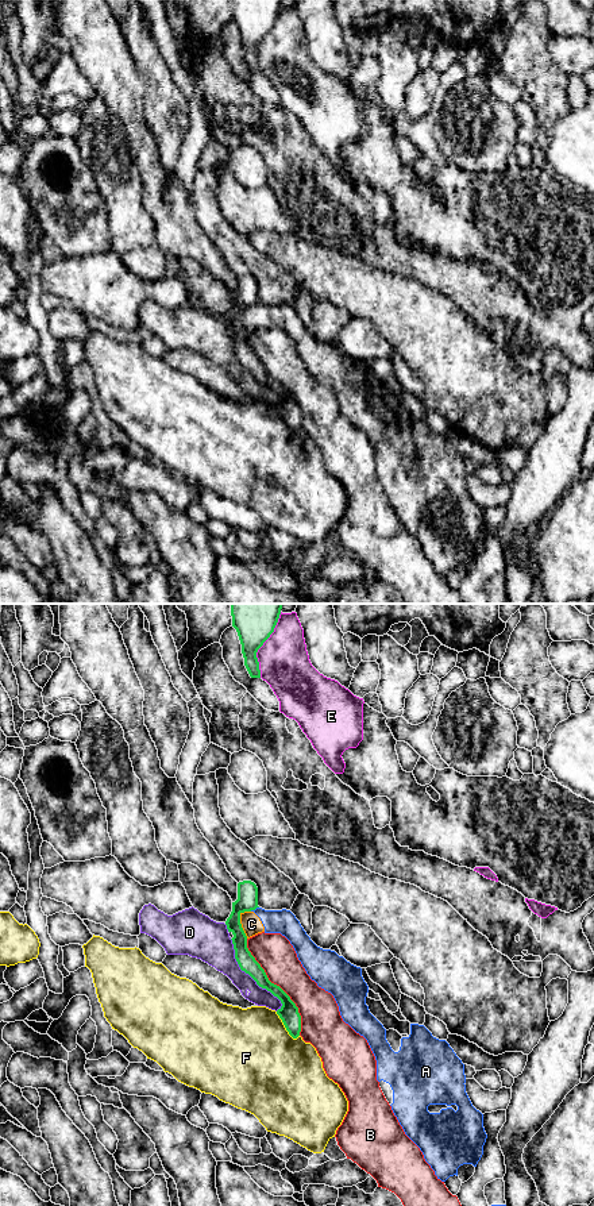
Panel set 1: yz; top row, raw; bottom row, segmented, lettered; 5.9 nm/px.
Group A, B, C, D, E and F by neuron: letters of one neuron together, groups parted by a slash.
A C / B / D / E / F

